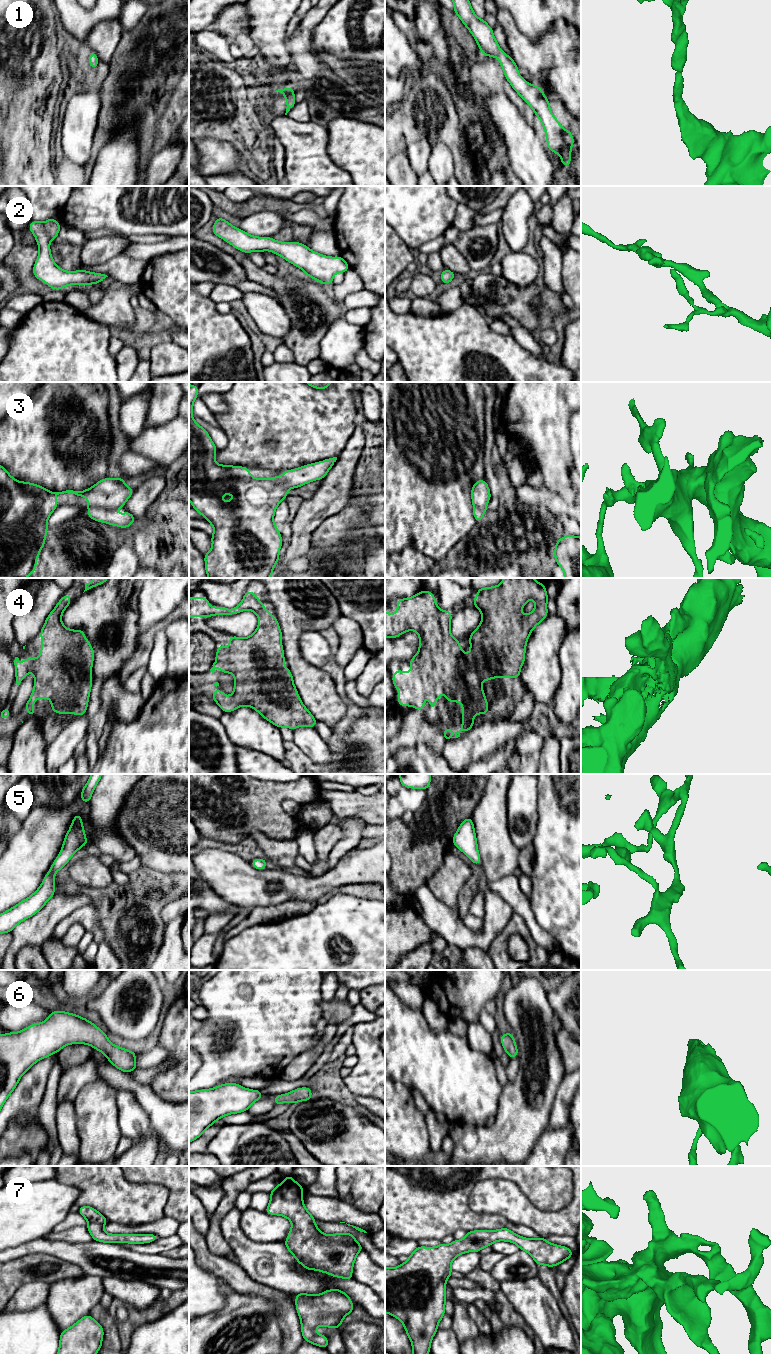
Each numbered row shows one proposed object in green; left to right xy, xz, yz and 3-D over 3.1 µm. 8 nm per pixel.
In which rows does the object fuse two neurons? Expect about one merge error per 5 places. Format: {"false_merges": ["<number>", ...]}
{"false_merges": []}

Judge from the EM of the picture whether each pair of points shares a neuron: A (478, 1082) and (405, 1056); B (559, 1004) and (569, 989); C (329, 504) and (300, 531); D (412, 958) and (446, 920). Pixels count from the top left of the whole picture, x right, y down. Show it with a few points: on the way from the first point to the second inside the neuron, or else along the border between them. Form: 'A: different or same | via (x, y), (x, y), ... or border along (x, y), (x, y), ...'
A: same | via (460, 1082), (455, 1080), (441, 1066), (423, 1060)
B: same | via (563, 1000), (569, 993)
C: same | via (322, 509), (307, 524)
D: different | border along (431, 929), (437, 932), (448, 944)

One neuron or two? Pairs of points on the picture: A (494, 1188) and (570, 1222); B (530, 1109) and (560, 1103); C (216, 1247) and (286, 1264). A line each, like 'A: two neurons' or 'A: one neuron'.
A: one neuron
B: two neurons
C: two neurons

